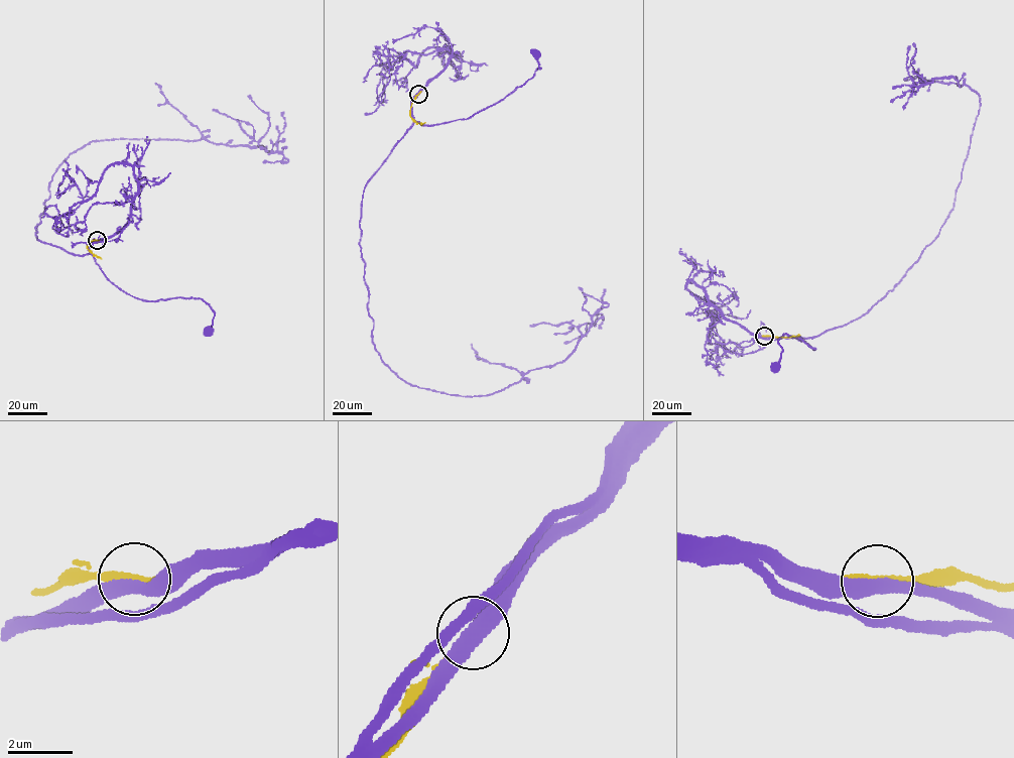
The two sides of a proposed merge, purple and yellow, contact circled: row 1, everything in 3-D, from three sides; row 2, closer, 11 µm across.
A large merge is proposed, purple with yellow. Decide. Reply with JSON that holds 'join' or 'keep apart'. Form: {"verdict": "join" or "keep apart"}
{"verdict": "keep apart"}

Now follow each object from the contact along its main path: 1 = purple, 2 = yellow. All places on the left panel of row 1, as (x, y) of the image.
1: (97, 240), (88, 244), (89, 249), (108, 279), (143, 300), (202, 299), (215, 313), (209, 331)
2: (97, 240), (91, 241), (87, 248), (101, 259)

